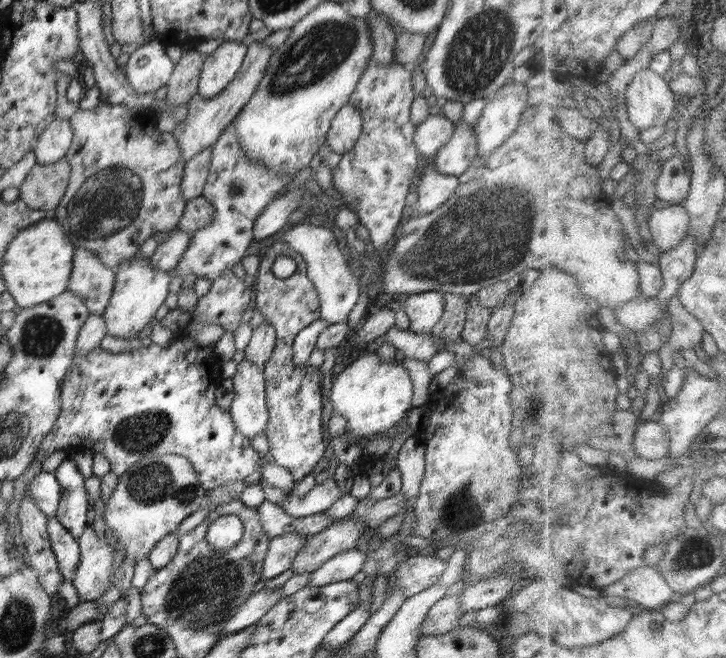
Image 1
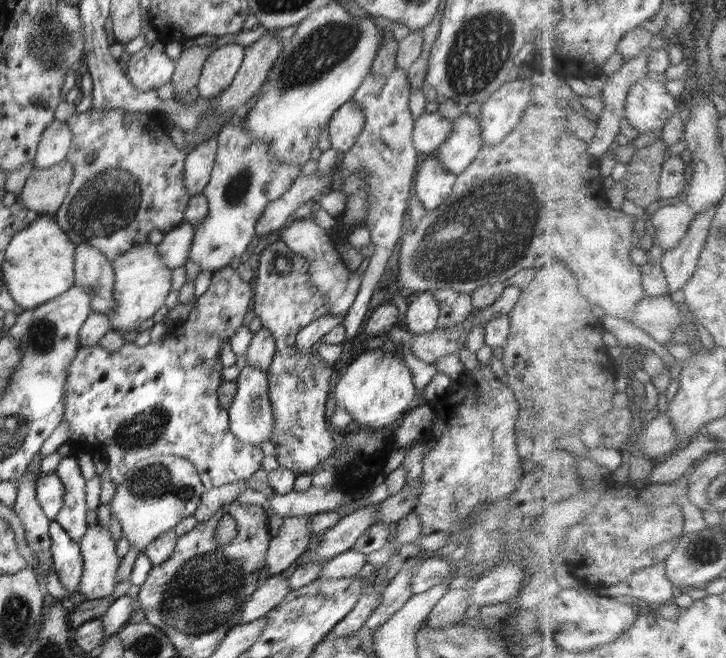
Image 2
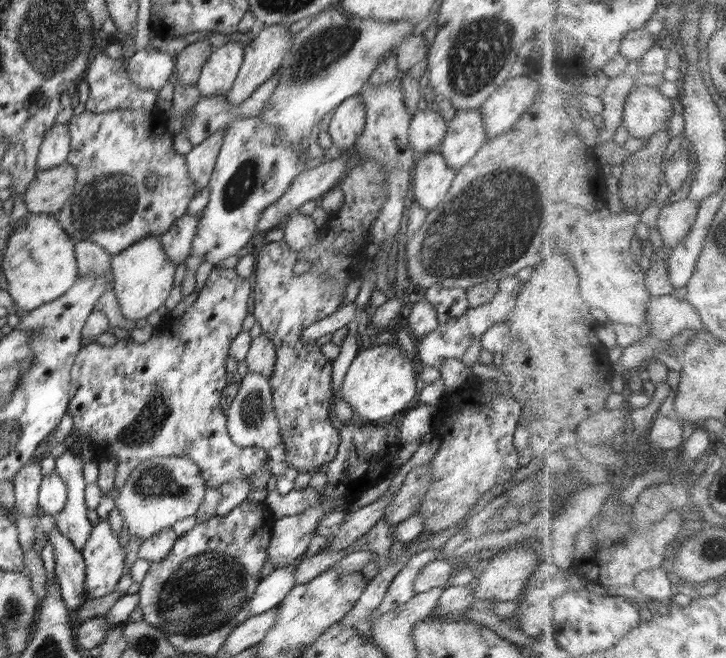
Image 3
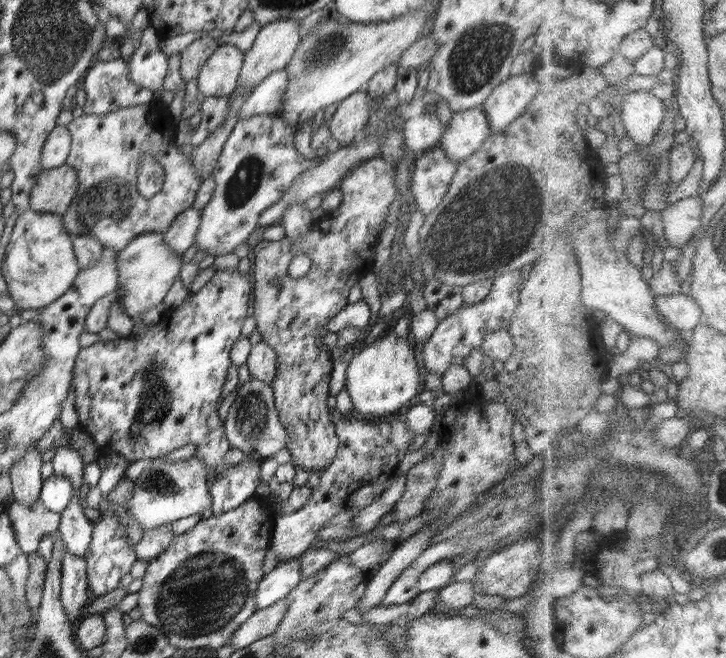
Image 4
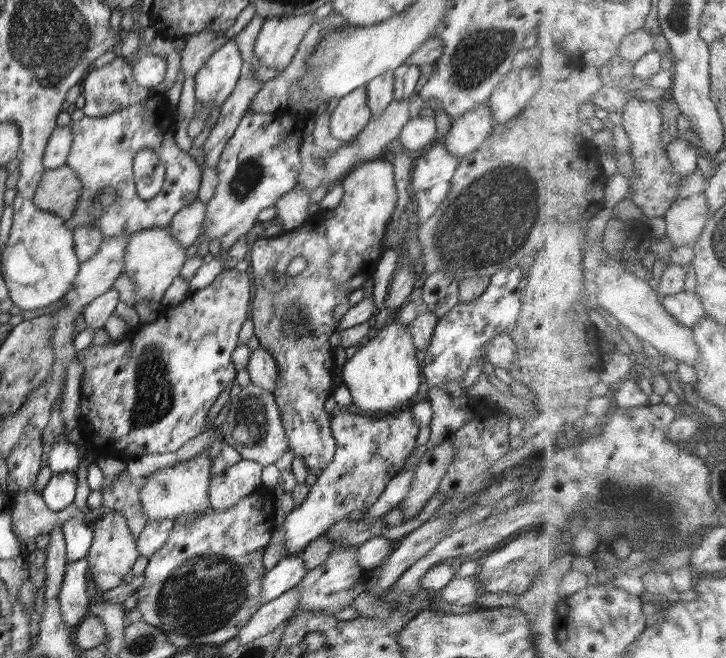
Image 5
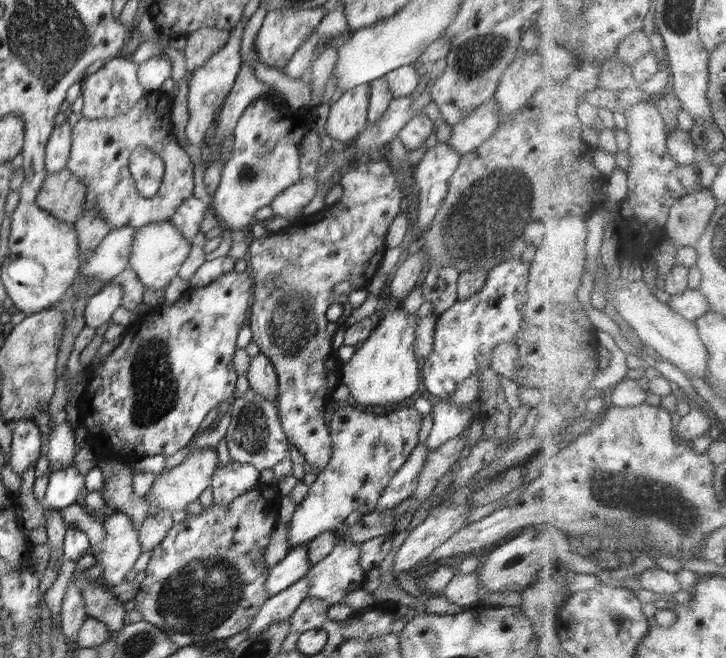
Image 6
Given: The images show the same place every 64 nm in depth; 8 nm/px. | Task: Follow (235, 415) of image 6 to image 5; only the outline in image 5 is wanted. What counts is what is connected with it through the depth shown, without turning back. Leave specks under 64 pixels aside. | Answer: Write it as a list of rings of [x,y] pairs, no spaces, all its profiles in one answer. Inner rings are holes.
[[[250,383],[246,388],[236,390],[226,416],[226,423],[220,429],[223,430],[225,442],[240,454],[242,460],[258,462],[264,468],[264,465],[274,464],[276,460],[280,460],[286,452],[292,452],[281,419],[274,394]]]

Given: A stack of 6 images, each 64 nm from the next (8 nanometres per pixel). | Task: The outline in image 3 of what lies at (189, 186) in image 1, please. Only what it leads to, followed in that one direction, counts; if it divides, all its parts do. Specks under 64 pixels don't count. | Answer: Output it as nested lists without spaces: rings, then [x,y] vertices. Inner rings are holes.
[[[228,124],[214,131],[206,140],[193,146],[188,154],[185,154],[188,174],[197,186],[197,190],[209,184],[213,168],[224,140]]]

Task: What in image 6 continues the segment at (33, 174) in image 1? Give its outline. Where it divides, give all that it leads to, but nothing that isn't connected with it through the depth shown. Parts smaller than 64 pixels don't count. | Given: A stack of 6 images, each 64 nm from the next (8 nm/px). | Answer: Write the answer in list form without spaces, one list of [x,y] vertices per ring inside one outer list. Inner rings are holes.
[[[63,168],[60,172],[47,173],[36,202],[63,223],[74,225],[85,210],[86,197],[86,186],[70,170]]]

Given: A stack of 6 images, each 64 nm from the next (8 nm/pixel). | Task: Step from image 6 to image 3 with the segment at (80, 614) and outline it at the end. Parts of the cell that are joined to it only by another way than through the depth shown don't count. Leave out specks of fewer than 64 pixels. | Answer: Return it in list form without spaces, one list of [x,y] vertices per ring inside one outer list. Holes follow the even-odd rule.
[[[56,528],[49,532],[48,540],[53,544],[55,576],[60,585],[61,597],[68,610],[76,611],[88,598],[84,557]]]

